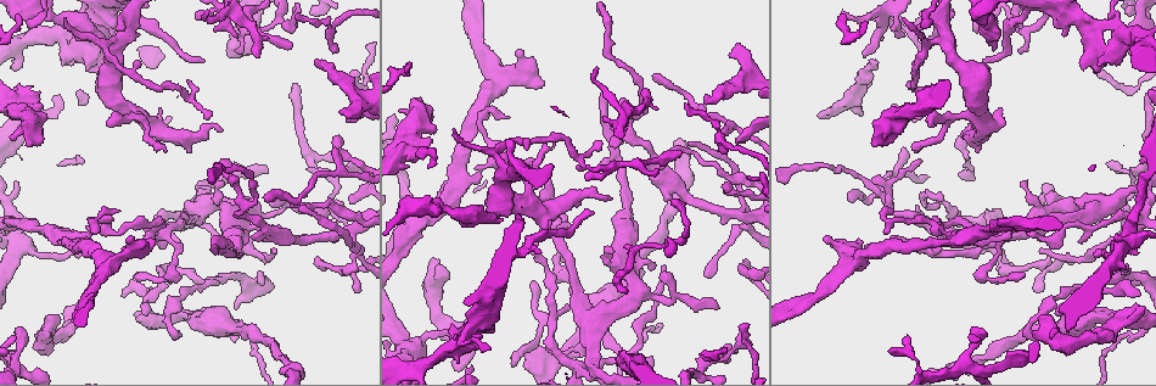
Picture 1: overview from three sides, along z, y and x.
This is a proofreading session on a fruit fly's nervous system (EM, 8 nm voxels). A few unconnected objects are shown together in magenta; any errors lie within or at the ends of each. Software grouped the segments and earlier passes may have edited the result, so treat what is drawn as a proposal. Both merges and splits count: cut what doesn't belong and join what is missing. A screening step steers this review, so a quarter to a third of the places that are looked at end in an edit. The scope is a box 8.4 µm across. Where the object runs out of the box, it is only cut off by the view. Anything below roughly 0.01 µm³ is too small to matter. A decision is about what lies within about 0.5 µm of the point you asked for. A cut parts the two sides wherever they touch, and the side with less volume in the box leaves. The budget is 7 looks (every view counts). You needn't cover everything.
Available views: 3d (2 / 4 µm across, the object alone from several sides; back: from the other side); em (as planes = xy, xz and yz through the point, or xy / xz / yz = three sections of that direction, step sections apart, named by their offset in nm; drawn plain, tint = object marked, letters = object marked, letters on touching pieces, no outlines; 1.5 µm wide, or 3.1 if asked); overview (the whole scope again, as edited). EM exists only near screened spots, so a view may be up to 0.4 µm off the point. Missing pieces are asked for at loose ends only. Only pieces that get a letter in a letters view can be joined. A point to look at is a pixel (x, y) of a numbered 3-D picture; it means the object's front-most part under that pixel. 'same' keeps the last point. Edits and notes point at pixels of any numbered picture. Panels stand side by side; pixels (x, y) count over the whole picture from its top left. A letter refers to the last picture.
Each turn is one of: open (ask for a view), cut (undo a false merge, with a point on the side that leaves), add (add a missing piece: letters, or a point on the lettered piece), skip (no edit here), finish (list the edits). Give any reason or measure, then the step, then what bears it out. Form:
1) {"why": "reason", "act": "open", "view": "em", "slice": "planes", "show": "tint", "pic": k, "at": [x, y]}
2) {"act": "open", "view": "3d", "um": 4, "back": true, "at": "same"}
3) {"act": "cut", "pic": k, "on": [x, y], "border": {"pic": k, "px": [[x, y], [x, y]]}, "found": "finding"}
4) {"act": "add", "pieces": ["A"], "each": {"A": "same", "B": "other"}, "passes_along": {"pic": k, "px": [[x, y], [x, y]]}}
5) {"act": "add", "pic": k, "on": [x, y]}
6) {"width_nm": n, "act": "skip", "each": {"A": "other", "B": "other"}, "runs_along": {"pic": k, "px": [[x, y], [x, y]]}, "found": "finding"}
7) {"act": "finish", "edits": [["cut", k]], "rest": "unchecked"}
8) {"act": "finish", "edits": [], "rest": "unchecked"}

{"why": "two arms in line, one across", "act": "open", "view": "em", "slice": "xy", "step": 8, "show": "tint", "pic": 1, "at": [466, 177]}

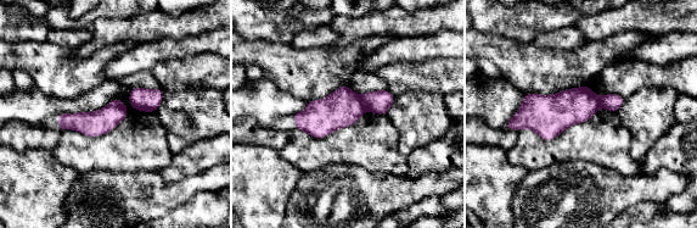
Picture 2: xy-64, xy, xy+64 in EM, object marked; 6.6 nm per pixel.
{"act": "open", "view": "em", "slice": "xy", "step": 8, "show": "letters", "at": "same"}

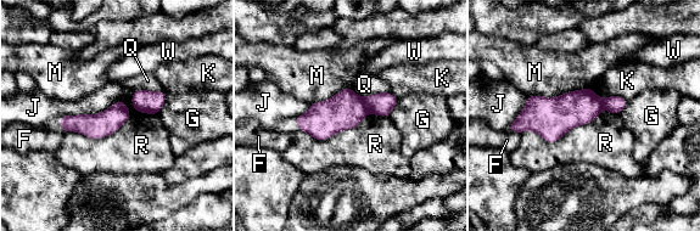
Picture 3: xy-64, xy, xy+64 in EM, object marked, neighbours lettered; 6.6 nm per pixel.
{"longest_contact_nm": ["R", 650], "act": "cut", "pic": 3, "on": [346, 110], "each": {"F": "other", "G": "other", "J": "other", "K": "other", "M": "other", "Q": "other", "R": "other", "W": "other"}, "found": "a second neuron is stuck on"}

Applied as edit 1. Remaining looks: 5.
{"why": "an open end", "act": "open", "view": "3d", "um": 4, "pic": 1, "at": [869, 62]}

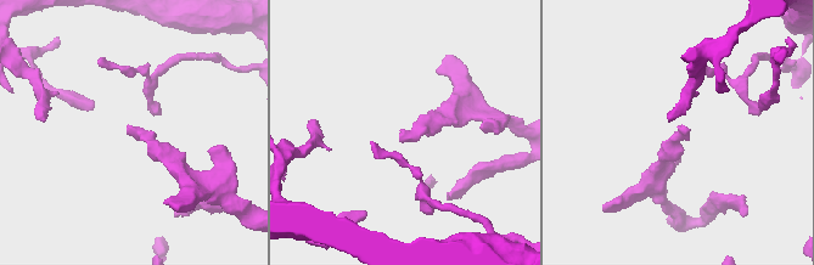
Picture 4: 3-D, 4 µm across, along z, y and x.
{"why": "need the tissue", "act": "open", "view": "em", "slice": "planes", "show": "letters", "pic": 4, "at": [681, 128]}

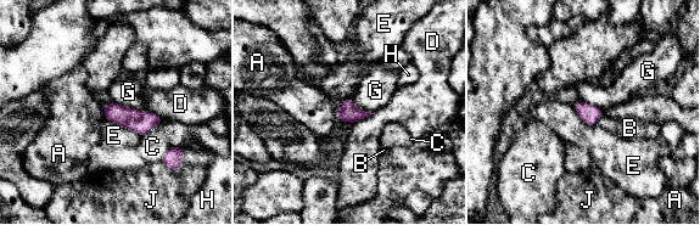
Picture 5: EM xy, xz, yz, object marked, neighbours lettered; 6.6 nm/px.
{"act": "skip", "each": {"A": "other", "B": "other", "C": "other", "D": "other", "E": "other", "G": "other", "H": "other", "J": "other"}, "border": {"pic": 5, "px": [[110, 100], [145, 111]]}, "found": "no lettered piece goes on from it"}

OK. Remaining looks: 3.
{"act": "finish", "edits": [["cut", 3]], "rest": "unchecked"}

